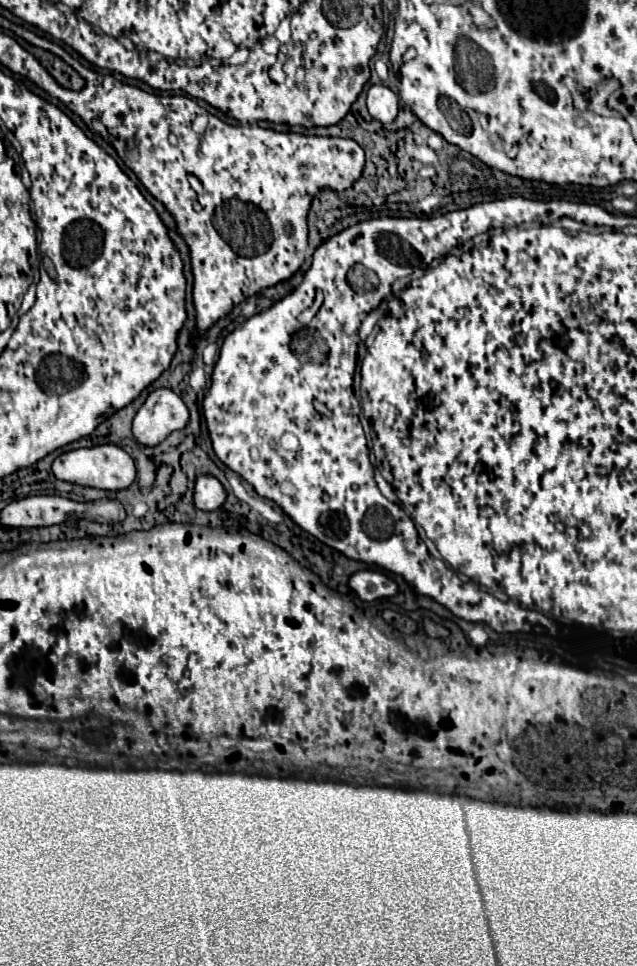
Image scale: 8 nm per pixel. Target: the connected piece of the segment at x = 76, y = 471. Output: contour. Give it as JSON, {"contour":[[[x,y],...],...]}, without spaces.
{"contour":[[[104,444],[104,446],[78,448],[78,450],[64,452],[52,462],[52,474],[58,480],[72,482],[78,486],[92,486],[102,490],[124,490],[136,480],[136,466],[134,466],[134,460],[122,448],[114,444]]]}

